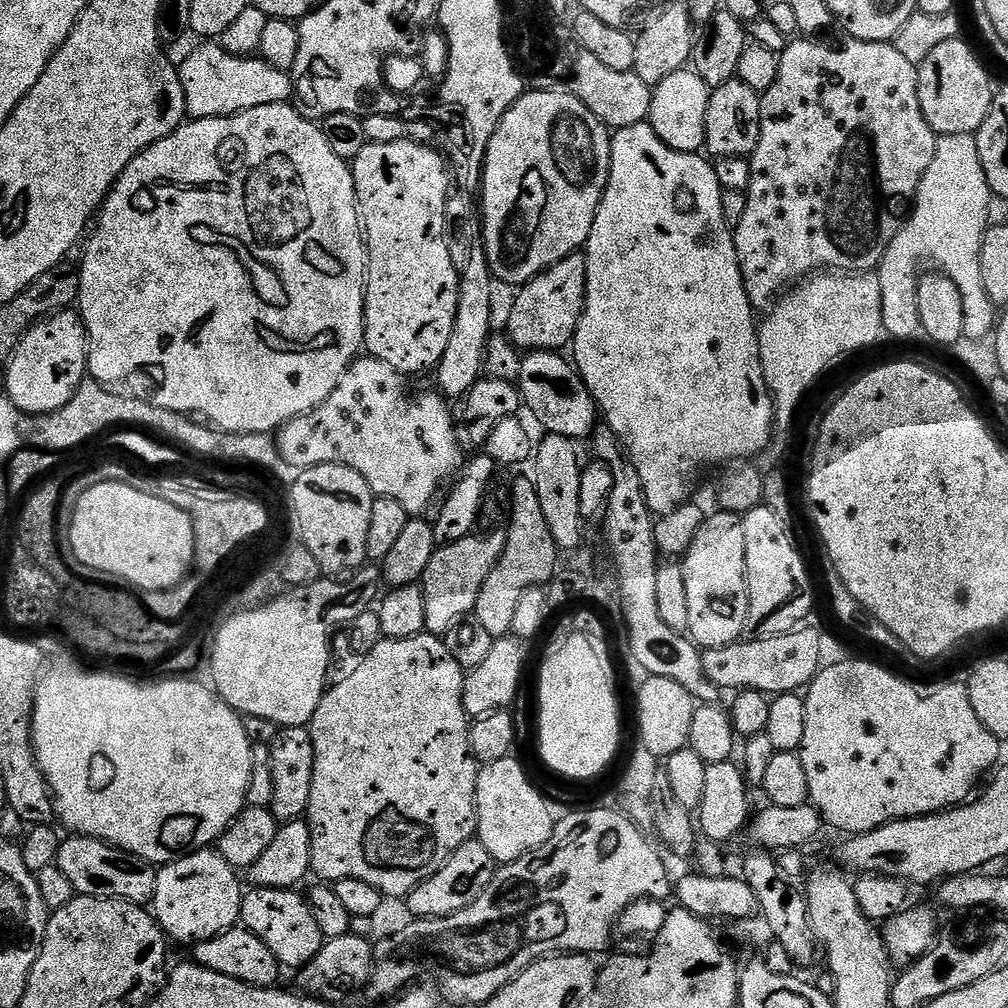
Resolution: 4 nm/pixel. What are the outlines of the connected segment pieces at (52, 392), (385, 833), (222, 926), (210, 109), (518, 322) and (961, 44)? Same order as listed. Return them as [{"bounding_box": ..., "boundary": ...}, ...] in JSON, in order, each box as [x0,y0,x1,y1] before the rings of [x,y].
[{"bounding_box":[6,310,88,416],"boundary":[[[65,310],[56,315],[37,320],[16,347],[16,353],[8,361],[6,375],[8,375],[8,391],[6,396],[15,404],[21,413],[34,416],[47,416],[49,412],[56,412],[78,390],[78,386],[86,379],[88,372],[88,331],[84,328],[84,321],[75,311]]]},{"bounding_box":[306,634,478,897],"boundary":[[[421,634],[414,638],[390,640],[381,638],[378,646],[370,650],[370,654],[359,661],[360,664],[345,680],[333,683],[327,689],[318,706],[314,710],[314,718],[310,725],[312,745],[314,746],[314,778],[310,786],[310,802],[306,819],[310,830],[311,871],[320,875],[324,882],[337,880],[361,880],[370,882],[385,897],[407,897],[409,892],[431,878],[442,865],[447,862],[467,840],[473,839],[476,830],[476,773],[478,761],[472,755],[472,747],[468,745],[468,729],[470,717],[463,706],[463,684],[465,669],[452,655],[443,639],[431,634]]]},{"bounding_box":[150,850,242,946],"boundary":[[[216,850],[191,852],[180,860],[163,865],[156,873],[156,889],[150,908],[165,937],[172,942],[177,940],[180,944],[195,946],[237,927],[236,903],[242,892],[236,876],[239,876],[237,869],[231,868]]]},{"bounding_box":[178,42,294,120],"boundary":[[[204,42],[178,71],[184,87],[187,115],[198,120],[215,116],[237,116],[239,112],[254,110],[258,106],[287,104],[294,96],[289,73],[279,72],[259,58],[232,56],[216,42]]]},{"bounding_box":[508,255,588,352],"boundary":[[[583,255],[568,256],[523,285],[508,312],[508,339],[528,352],[567,349],[576,337],[578,322],[584,313],[587,269],[588,262]]]},{"bounding_box":[918,38,994,136],"boundary":[[[964,38],[942,42],[934,54],[919,65],[918,98],[922,114],[933,132],[941,136],[950,134],[975,134],[986,122],[986,114],[992,105],[994,87],[986,69],[972,53]]]}]

